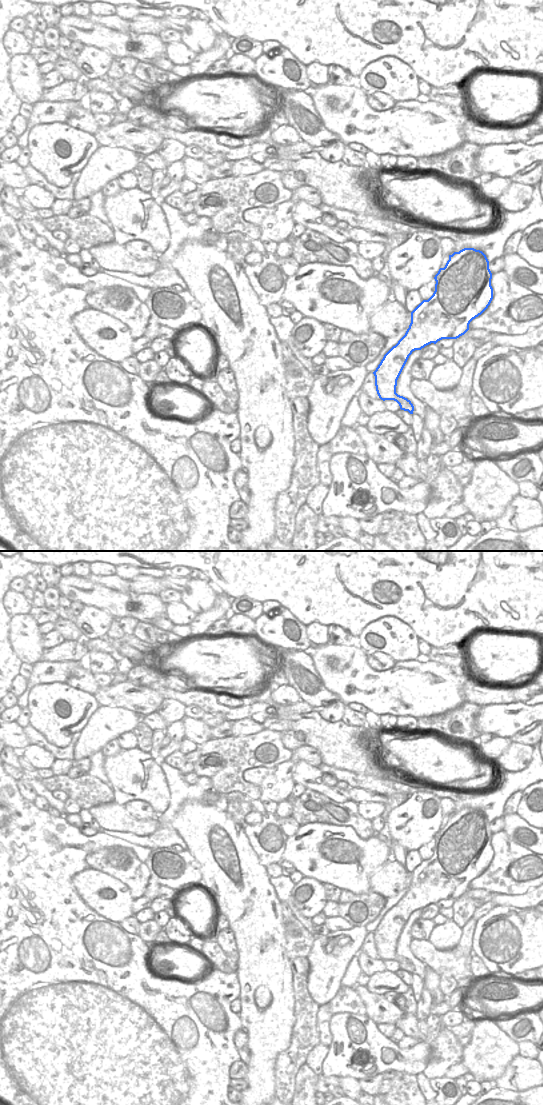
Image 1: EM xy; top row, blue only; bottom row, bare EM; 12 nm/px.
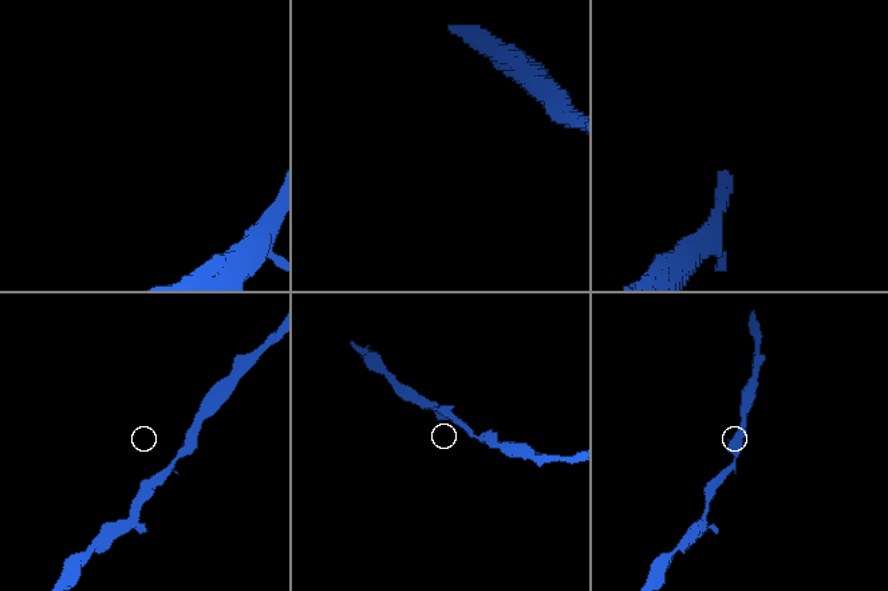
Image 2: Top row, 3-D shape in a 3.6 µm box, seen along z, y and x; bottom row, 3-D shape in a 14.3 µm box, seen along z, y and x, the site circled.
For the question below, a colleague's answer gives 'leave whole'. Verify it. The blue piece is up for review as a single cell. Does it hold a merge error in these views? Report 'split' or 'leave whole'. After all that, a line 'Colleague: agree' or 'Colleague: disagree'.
leave whole
Colleague: agree

